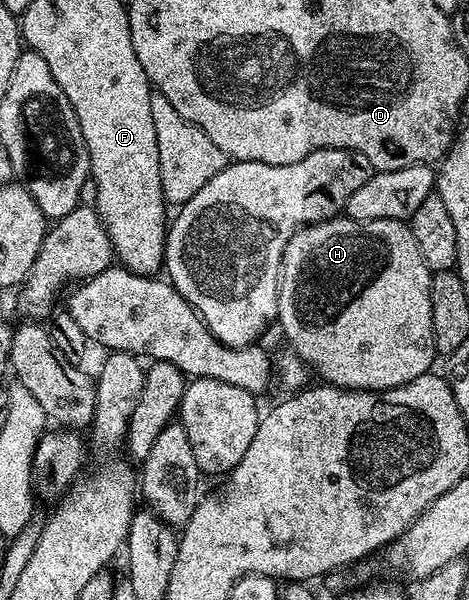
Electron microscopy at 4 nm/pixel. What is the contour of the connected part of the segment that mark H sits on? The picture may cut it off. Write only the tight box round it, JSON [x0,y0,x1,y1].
[277,217,437,391]

